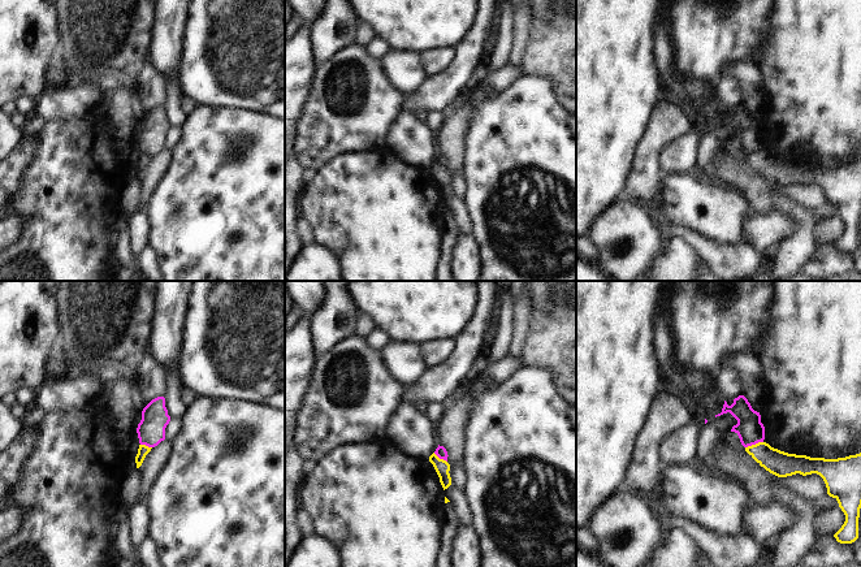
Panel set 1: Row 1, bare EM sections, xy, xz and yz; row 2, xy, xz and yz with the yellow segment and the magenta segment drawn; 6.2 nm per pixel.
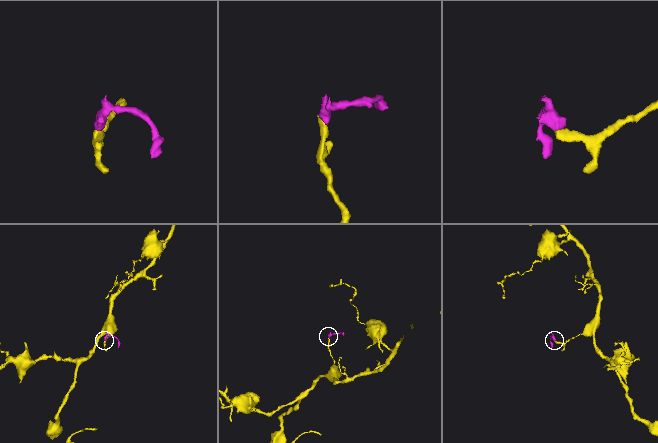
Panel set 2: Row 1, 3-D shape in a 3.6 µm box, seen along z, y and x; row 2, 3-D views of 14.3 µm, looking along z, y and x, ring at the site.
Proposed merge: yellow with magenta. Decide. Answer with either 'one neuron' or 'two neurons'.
two neurons

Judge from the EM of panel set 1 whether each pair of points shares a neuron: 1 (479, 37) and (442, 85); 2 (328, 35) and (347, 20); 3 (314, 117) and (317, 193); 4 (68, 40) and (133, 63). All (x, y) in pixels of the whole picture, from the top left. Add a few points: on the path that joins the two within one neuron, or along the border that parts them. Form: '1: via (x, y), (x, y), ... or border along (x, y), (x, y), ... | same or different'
1: via (474, 48), (454, 73) | same
2: via (333, 30), (342, 22) | same
3: border along (342, 154), (332, 158), (316, 171) | different
4: via (83, 40), (100, 40), (117, 55) | same

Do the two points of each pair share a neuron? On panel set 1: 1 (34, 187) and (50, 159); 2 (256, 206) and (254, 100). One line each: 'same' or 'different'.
1: same
2: different

